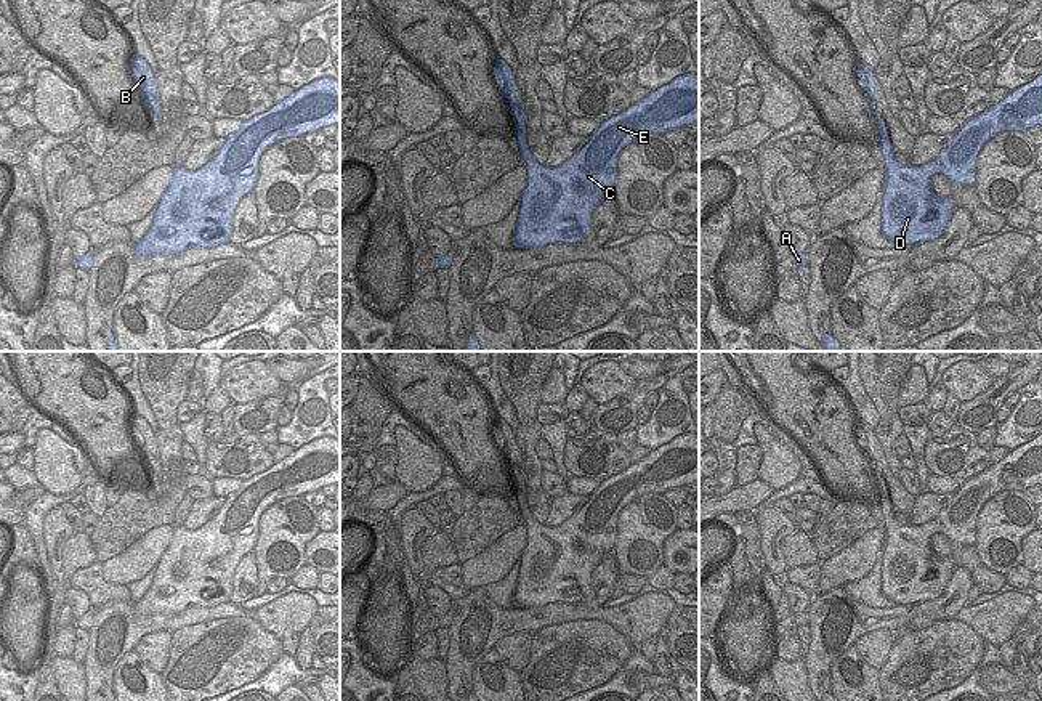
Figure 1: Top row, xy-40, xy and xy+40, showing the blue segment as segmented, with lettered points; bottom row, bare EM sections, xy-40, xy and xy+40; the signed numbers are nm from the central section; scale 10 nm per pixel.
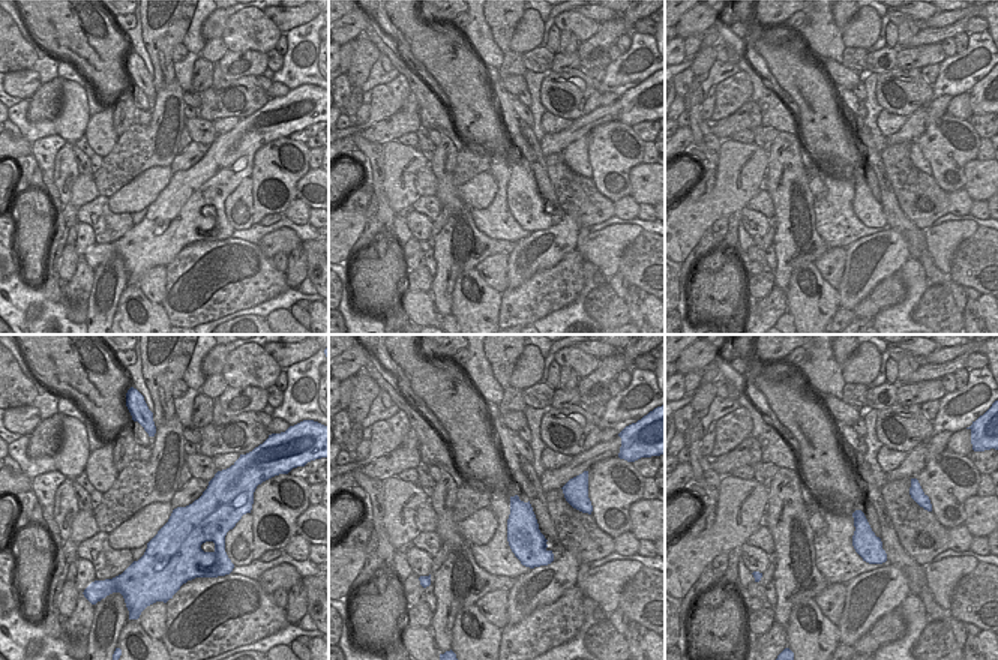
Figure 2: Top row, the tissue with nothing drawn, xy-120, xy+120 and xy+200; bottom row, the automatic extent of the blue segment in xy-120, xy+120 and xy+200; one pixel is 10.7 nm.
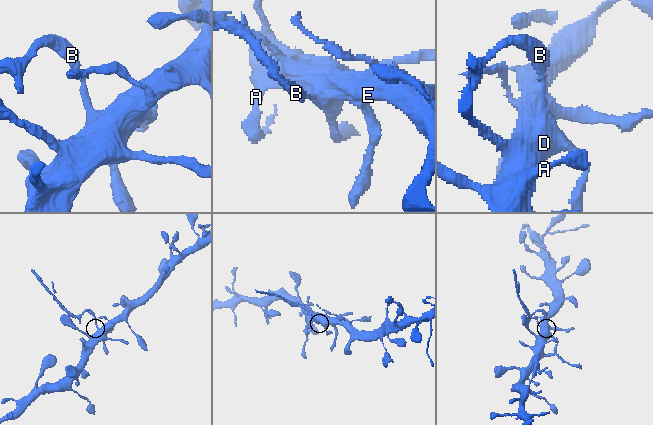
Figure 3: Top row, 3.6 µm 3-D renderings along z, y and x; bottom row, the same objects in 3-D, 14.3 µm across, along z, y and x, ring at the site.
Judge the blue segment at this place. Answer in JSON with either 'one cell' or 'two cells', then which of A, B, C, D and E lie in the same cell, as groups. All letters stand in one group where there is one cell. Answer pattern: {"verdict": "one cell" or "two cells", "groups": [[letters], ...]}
{"verdict": "two cells", "groups": [["A", "C", "D", "E"], ["B"]]}

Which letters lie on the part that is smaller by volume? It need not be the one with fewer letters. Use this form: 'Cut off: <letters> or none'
Cut off: B

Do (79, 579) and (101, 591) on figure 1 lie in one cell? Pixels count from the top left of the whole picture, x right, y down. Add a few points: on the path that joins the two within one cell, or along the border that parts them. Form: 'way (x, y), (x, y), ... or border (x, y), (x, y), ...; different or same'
way (84, 579), (88, 579), (96, 587); same

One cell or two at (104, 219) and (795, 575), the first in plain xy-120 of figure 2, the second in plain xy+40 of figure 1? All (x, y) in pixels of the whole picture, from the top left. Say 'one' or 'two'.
one

